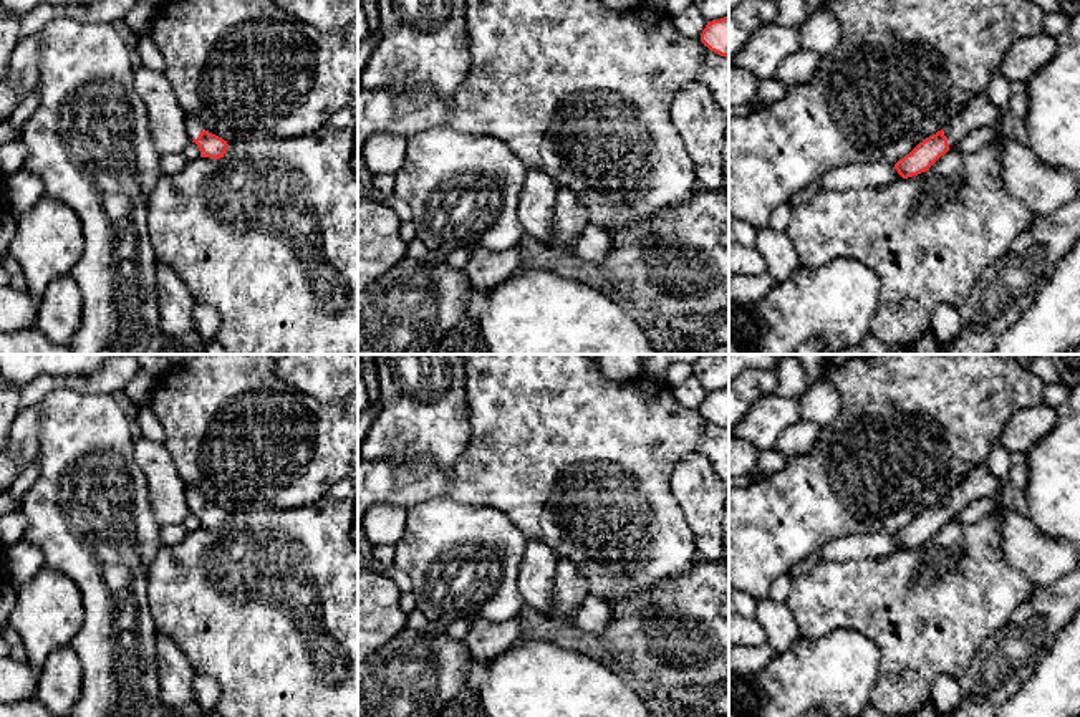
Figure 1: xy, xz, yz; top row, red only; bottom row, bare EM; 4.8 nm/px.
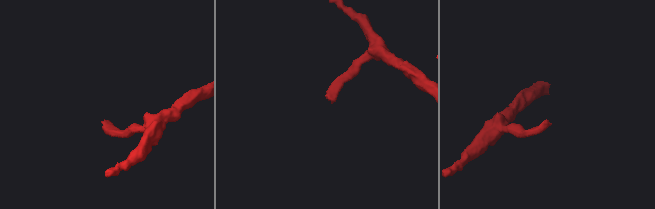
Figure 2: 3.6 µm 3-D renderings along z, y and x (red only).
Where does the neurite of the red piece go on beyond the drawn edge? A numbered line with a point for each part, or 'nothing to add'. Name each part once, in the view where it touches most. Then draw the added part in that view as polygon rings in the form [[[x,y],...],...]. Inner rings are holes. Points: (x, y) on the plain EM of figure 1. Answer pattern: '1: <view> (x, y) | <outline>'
1: yz (979, 482) | [[[987,464],[972,469],[943,500],[947,508],[949,522],[974,500],[1002,495],[1005,482],[997,479]]]

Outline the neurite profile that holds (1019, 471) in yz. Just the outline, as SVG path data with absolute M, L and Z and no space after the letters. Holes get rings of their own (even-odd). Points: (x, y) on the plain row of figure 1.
M1022 452L1010 454L1010 485L1024 490L1029 480L1027 455Z

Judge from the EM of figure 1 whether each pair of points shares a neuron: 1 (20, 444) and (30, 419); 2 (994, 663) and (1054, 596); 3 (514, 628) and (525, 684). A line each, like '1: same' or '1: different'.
1: same
2: same
3: different

